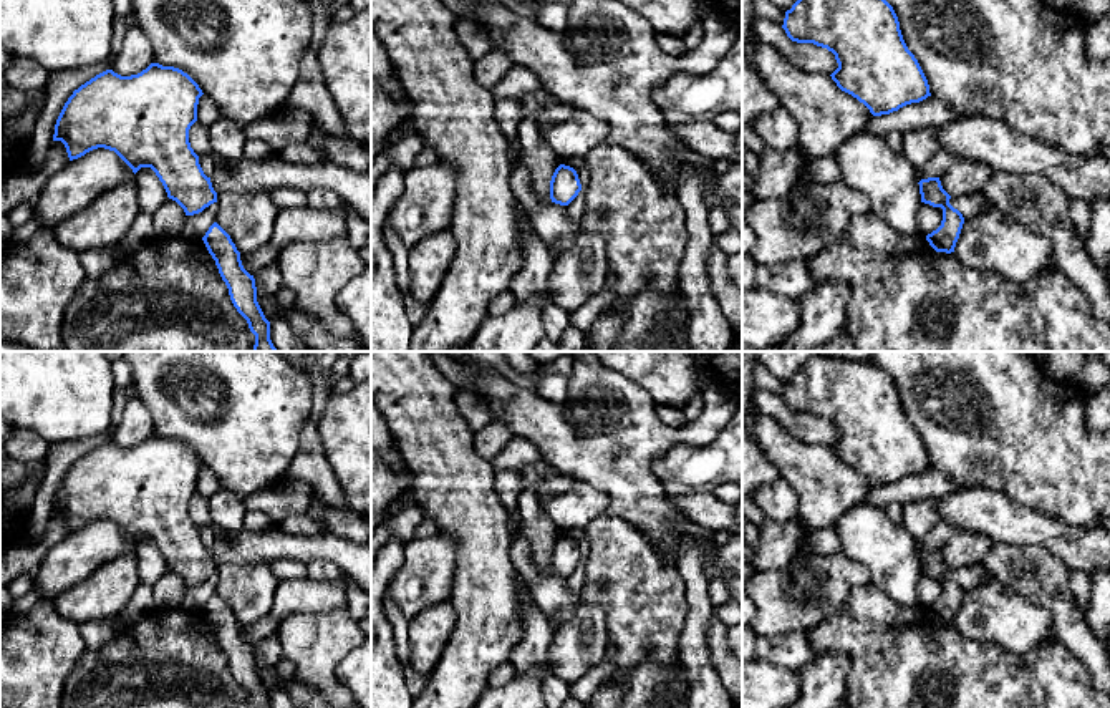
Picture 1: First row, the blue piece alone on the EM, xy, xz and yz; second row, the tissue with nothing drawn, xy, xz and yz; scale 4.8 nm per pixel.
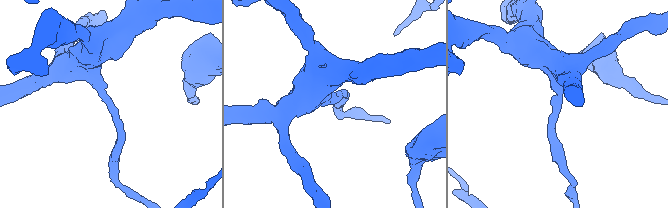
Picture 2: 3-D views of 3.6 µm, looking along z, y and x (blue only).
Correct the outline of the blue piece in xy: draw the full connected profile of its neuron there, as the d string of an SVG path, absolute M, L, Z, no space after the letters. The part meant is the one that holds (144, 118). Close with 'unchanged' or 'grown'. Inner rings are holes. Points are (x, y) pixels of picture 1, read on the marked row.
M151 63L138 75L106 70L65 103L53 141L61 141L70 161L104 148L114 151L136 174L151 167L167 197L194 216L217 202L189 143L202 96L182 70Z; unchanged

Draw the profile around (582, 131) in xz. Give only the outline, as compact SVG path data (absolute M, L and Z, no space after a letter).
M575 109L563 121L547 126L540 131L543 143L560 161L570 158L585 158L588 151L601 146L610 133L610 124L588 111Z

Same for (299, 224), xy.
M305 206L280 209L273 224L272 244L283 249L295 242L333 240L348 235L346 212Z

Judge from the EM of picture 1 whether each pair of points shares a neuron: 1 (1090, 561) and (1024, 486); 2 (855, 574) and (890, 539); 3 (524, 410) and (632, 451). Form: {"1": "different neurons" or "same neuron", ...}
{"1": "different neurons", "2": "different neurons", "3": "same neuron"}

